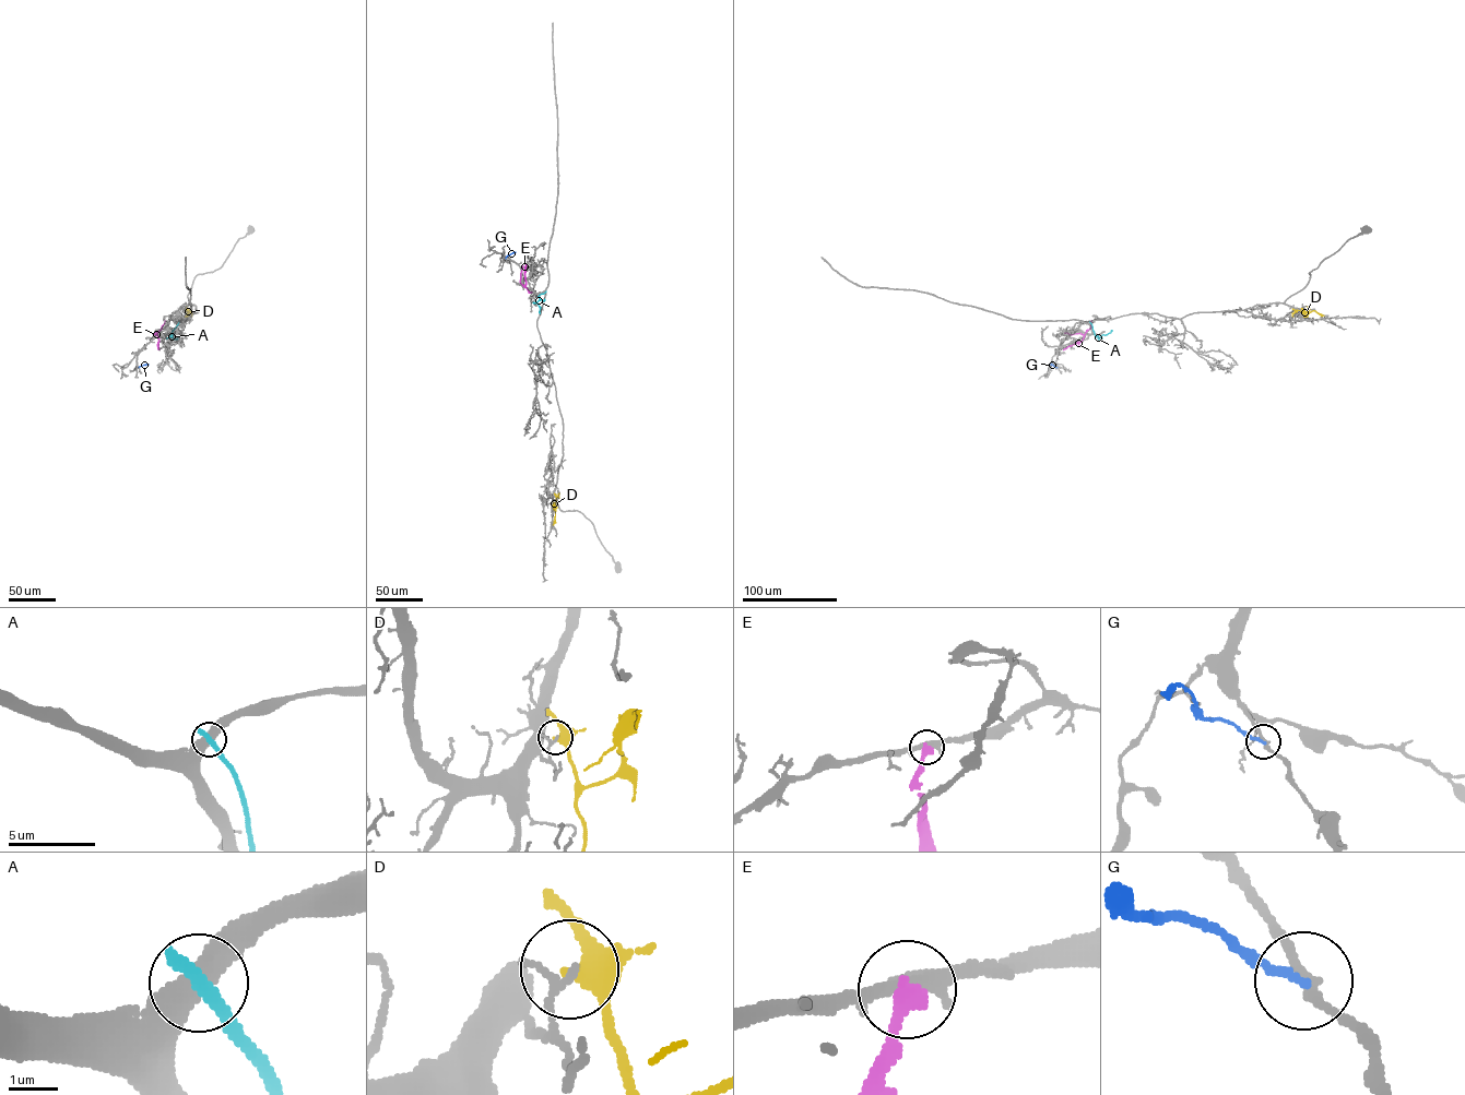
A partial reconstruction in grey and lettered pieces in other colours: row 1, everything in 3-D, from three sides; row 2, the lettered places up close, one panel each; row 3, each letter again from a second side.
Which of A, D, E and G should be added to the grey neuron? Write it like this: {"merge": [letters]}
{"merge": []}

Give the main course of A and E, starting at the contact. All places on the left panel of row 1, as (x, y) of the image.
A: (178, 322), (169, 337), (173, 330)
E: (165, 321), (157, 333), (158, 349)

